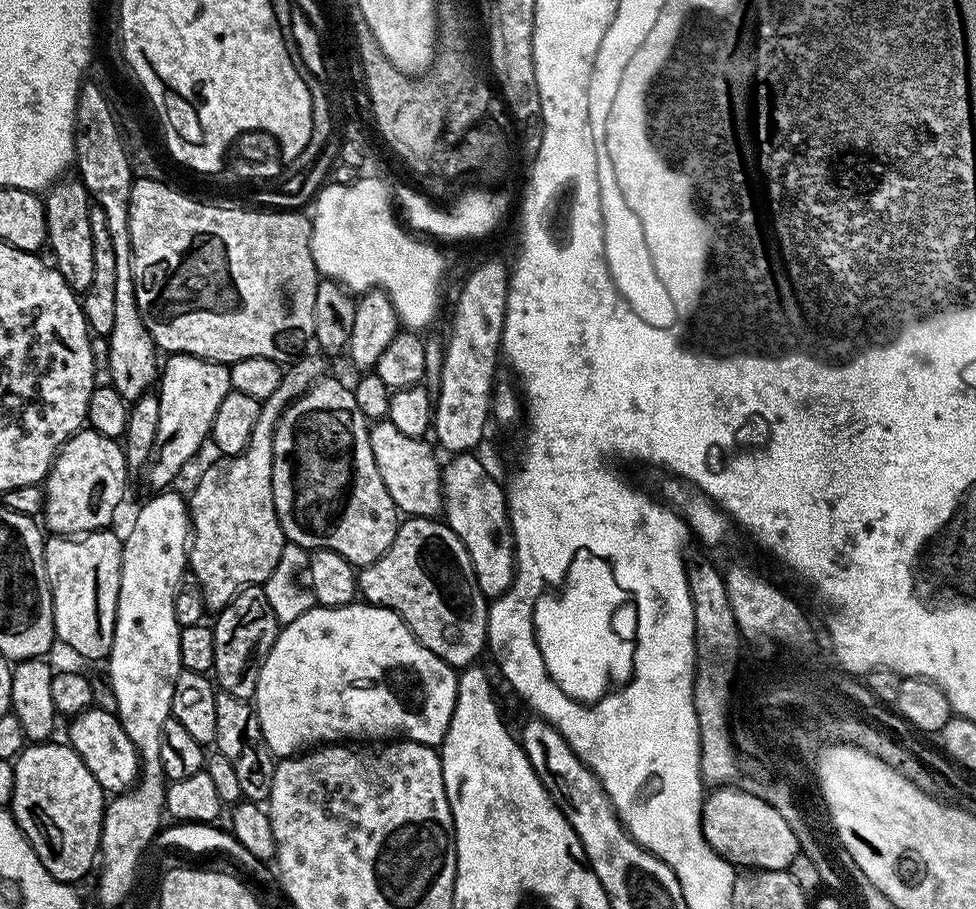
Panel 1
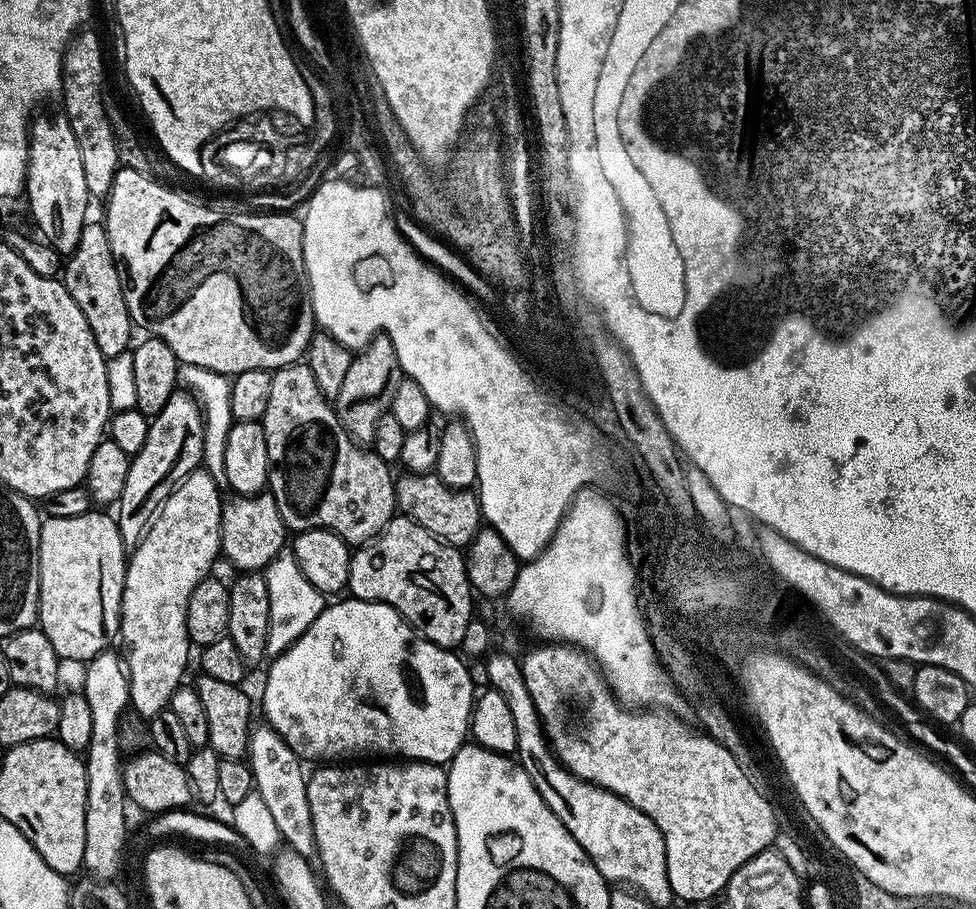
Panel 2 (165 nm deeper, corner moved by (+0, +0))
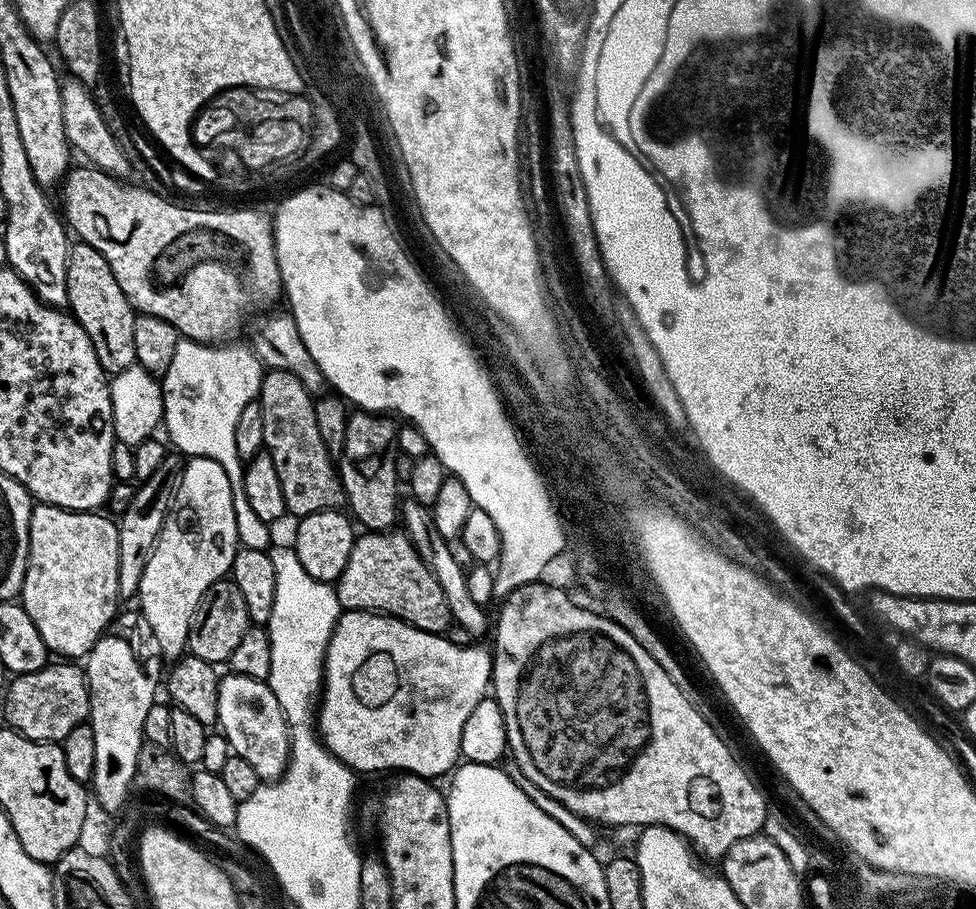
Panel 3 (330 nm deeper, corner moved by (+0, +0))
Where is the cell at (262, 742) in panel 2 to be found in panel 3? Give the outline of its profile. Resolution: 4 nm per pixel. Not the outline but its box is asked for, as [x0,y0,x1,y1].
[218,674,290,782]

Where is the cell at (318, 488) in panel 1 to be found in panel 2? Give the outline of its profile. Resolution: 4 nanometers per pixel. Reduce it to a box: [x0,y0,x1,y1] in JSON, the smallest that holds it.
[262,362,397,546]

